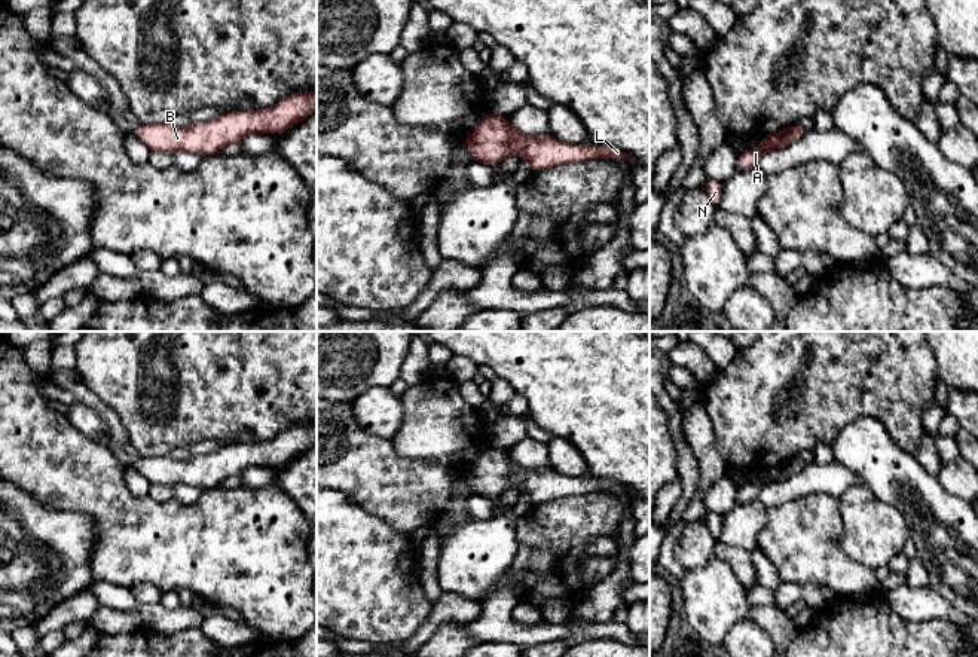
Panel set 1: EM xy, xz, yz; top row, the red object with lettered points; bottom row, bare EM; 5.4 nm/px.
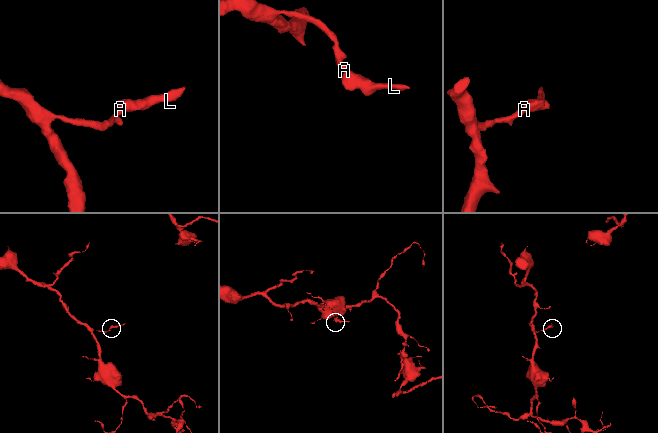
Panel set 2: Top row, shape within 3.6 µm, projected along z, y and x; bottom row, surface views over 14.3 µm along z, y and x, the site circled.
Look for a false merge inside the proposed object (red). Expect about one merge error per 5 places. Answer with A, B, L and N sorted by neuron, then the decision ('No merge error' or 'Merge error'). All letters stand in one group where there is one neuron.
Groups: A B L N. No merge error

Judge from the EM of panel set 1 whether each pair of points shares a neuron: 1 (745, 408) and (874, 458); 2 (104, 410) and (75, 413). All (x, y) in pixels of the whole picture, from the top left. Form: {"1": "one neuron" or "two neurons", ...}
{"1": "two neurons", "2": "two neurons"}

